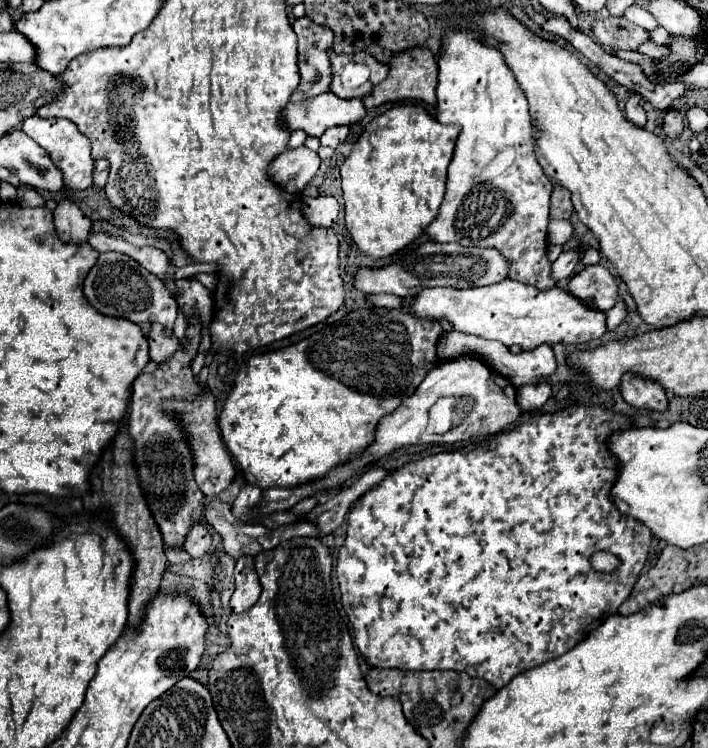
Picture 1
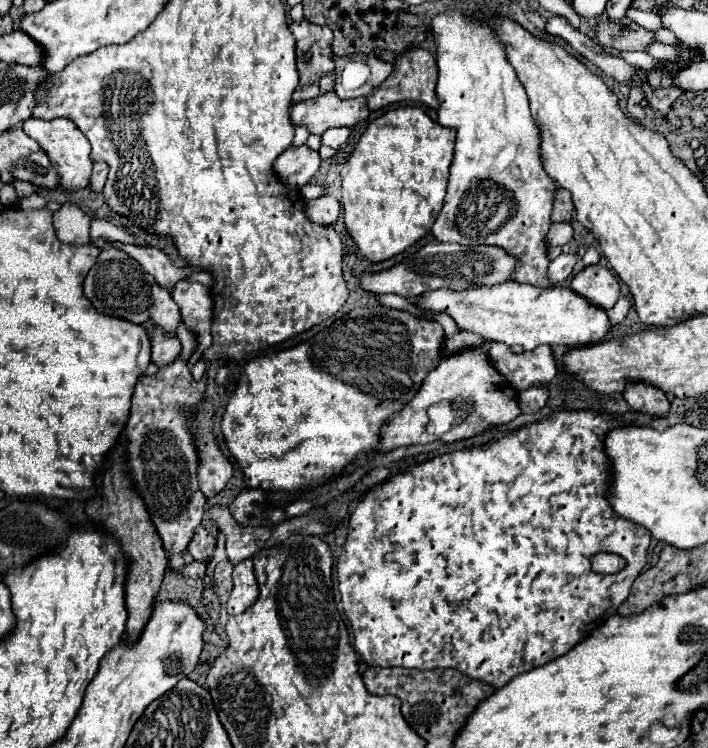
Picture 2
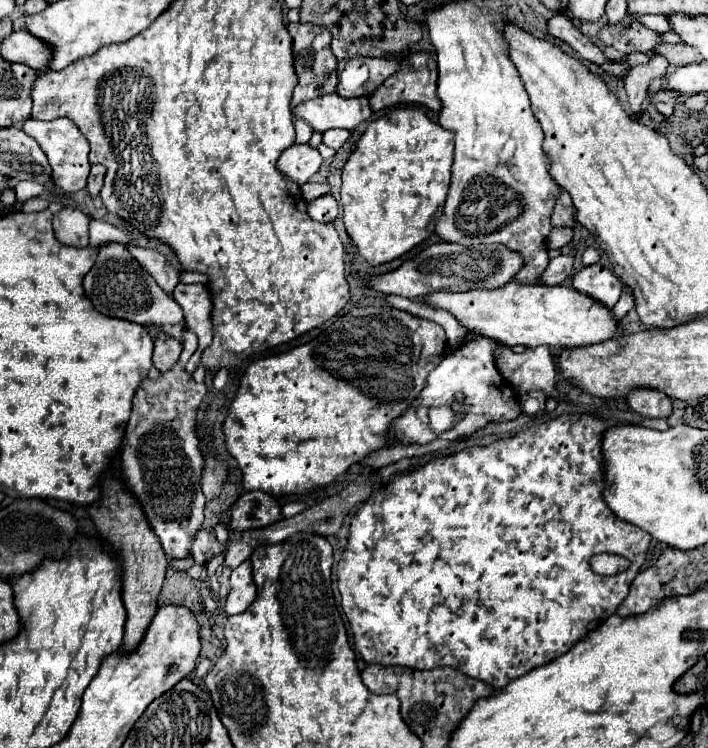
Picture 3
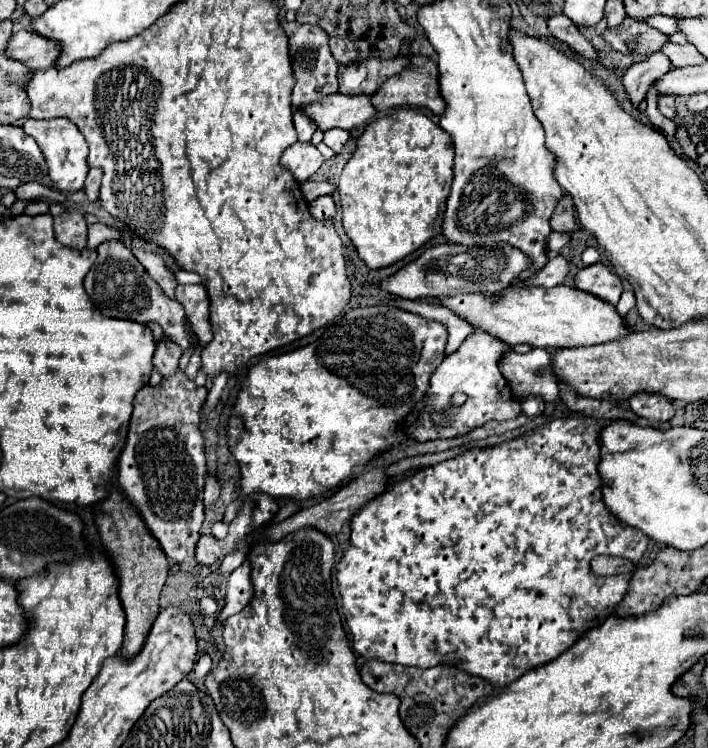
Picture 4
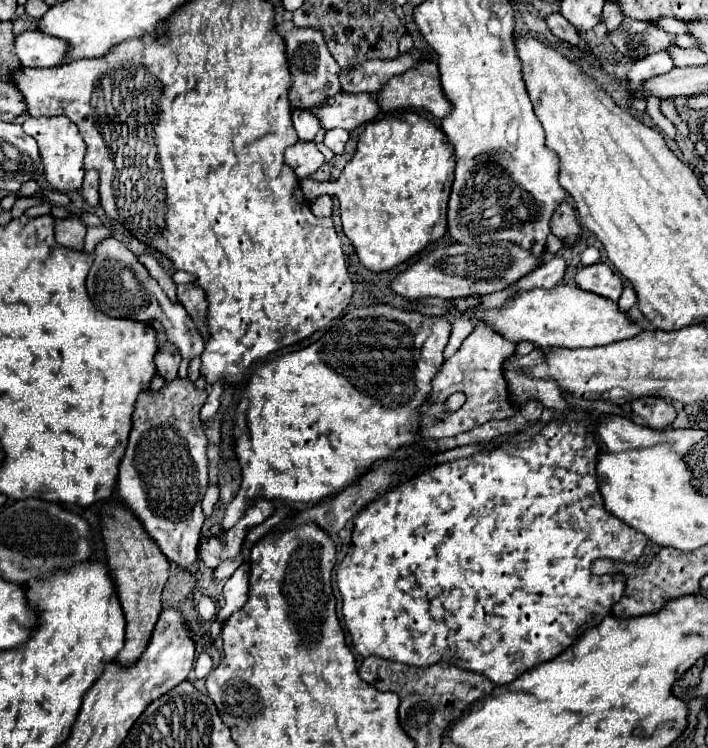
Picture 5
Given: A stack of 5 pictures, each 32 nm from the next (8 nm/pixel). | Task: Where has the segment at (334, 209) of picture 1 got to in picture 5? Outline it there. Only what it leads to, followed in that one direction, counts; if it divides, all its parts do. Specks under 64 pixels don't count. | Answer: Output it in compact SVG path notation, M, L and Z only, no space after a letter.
M320 196L310 204L312 212L316 212L316 216L330 216L332 212L332 198L330 196Z

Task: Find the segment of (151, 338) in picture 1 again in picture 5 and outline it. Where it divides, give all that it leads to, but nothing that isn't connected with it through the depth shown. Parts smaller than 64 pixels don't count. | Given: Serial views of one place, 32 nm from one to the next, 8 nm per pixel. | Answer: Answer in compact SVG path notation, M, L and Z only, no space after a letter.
M170 342L164 348L160 348L158 354L156 354L156 368L158 368L158 374L164 380L174 380L178 376L180 362L182 362L182 358L180 358L178 350Z

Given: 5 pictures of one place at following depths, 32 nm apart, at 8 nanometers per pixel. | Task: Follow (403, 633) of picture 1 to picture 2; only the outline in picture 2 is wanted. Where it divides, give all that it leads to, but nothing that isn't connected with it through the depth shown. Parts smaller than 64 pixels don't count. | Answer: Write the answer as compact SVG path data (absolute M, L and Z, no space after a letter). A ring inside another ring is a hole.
M590 410L560 412L554 418L542 420L538 424L528 424L510 436L492 440L490 444L436 456L420 466L408 468L406 472L396 474L386 482L374 486L360 500L360 504L354 506L350 514L348 538L336 566L344 614L352 624L354 650L362 656L362 660L368 666L382 666L382 668L388 666L402 666L416 670L456 668L466 676L484 680L494 688L502 688L512 678L566 654L572 646L584 640L594 628L598 628L606 620L608 606L610 616L616 614L618 606L628 598L632 582L646 564L646 554L652 540L646 528L620 518L610 508L604 496L608 488L608 458L604 454L604 436L608 430L616 426L620 426L620 422L614 422L608 414L594 414ZM598 552L620 554L626 560L626 568L612 576L592 572L590 558Z

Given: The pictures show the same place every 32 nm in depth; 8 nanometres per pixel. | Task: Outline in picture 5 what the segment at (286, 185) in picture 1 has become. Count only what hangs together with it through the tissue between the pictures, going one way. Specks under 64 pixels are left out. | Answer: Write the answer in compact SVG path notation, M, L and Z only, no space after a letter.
M300 140L286 150L284 160L296 172L298 178L308 178L324 164L324 154L316 148L314 142Z

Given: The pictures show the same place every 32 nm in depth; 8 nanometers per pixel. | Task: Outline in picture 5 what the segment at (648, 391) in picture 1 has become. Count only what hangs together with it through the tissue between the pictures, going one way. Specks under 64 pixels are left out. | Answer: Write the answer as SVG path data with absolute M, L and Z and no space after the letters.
M642 398L632 402L632 412L646 420L646 426L652 430L666 430L672 426L676 418L676 410L672 404L660 398Z

